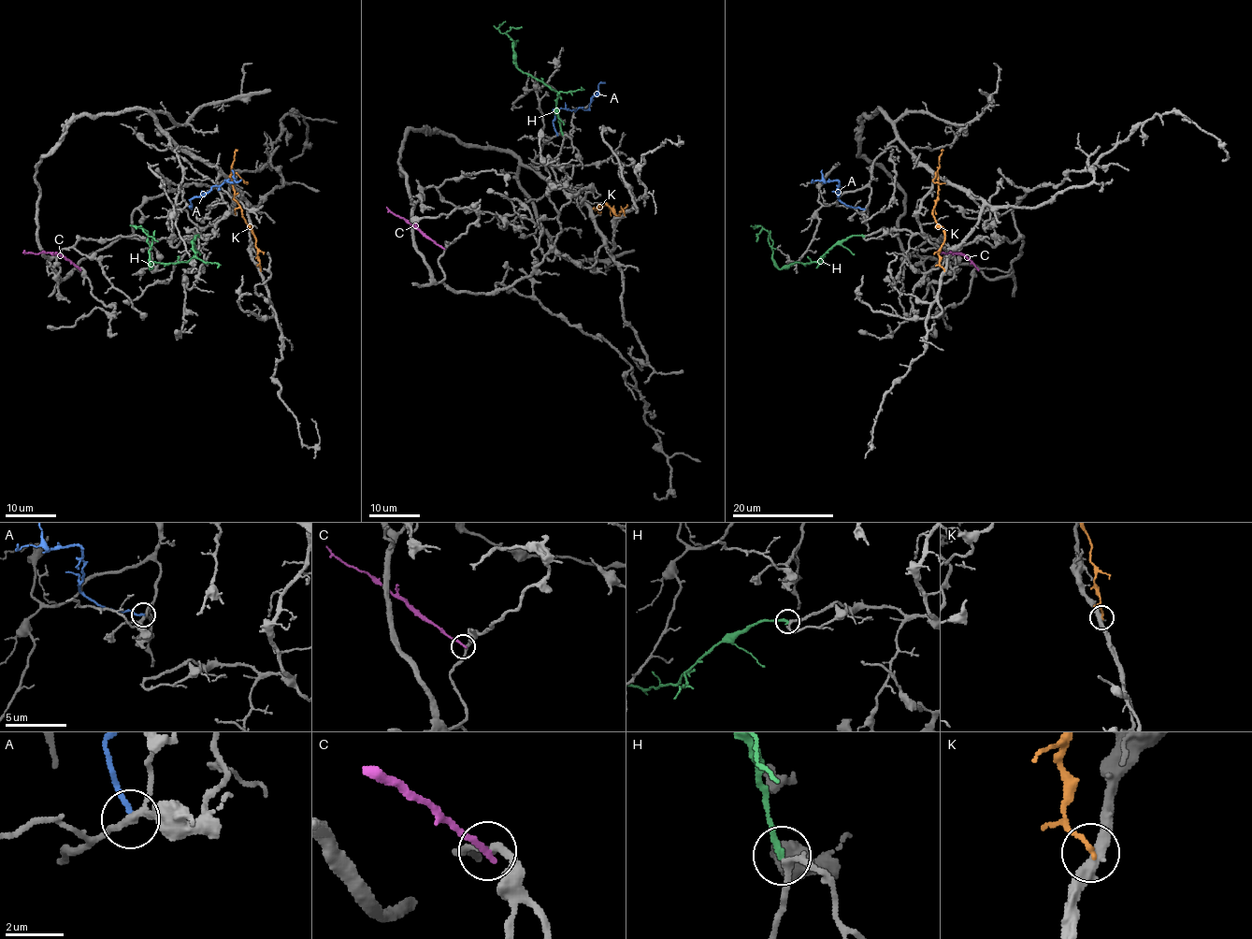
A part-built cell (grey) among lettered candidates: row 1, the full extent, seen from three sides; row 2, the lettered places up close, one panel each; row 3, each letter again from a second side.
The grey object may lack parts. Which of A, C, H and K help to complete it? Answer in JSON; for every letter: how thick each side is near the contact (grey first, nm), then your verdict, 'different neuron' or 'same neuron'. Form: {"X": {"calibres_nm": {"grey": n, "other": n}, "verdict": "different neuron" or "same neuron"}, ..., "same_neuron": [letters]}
{"A": {"calibres_nm": {"grey": 200, "other": 200}, "verdict": "different neuron"}, "C": {"calibres_nm": {"grey": 240, "other": 240}, "verdict": "different neuron"}, "H": {"calibres_nm": {"grey": 200, "other": 200}, "verdict": "same neuron"}, "K": {"calibres_nm": {"grey": 400, "other": 160}, "verdict": "different neuron"}, "same_neuron": ["H"]}

